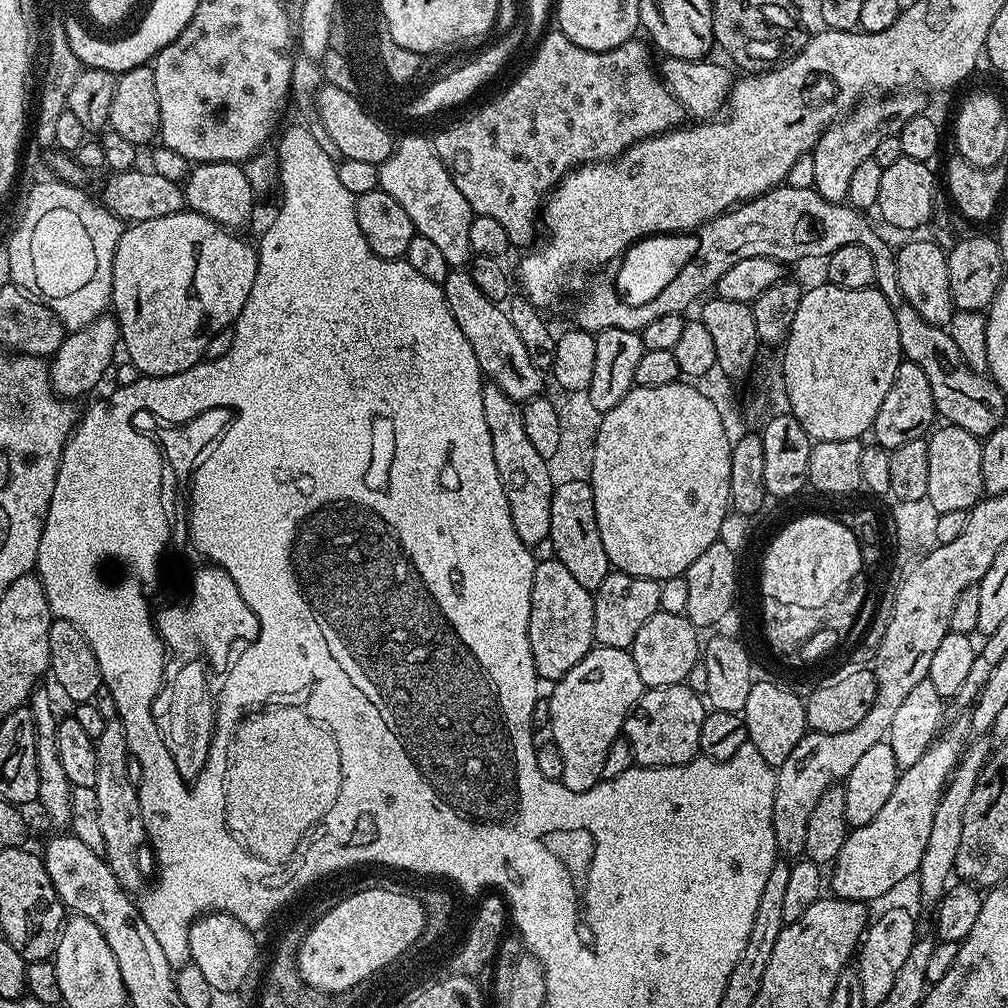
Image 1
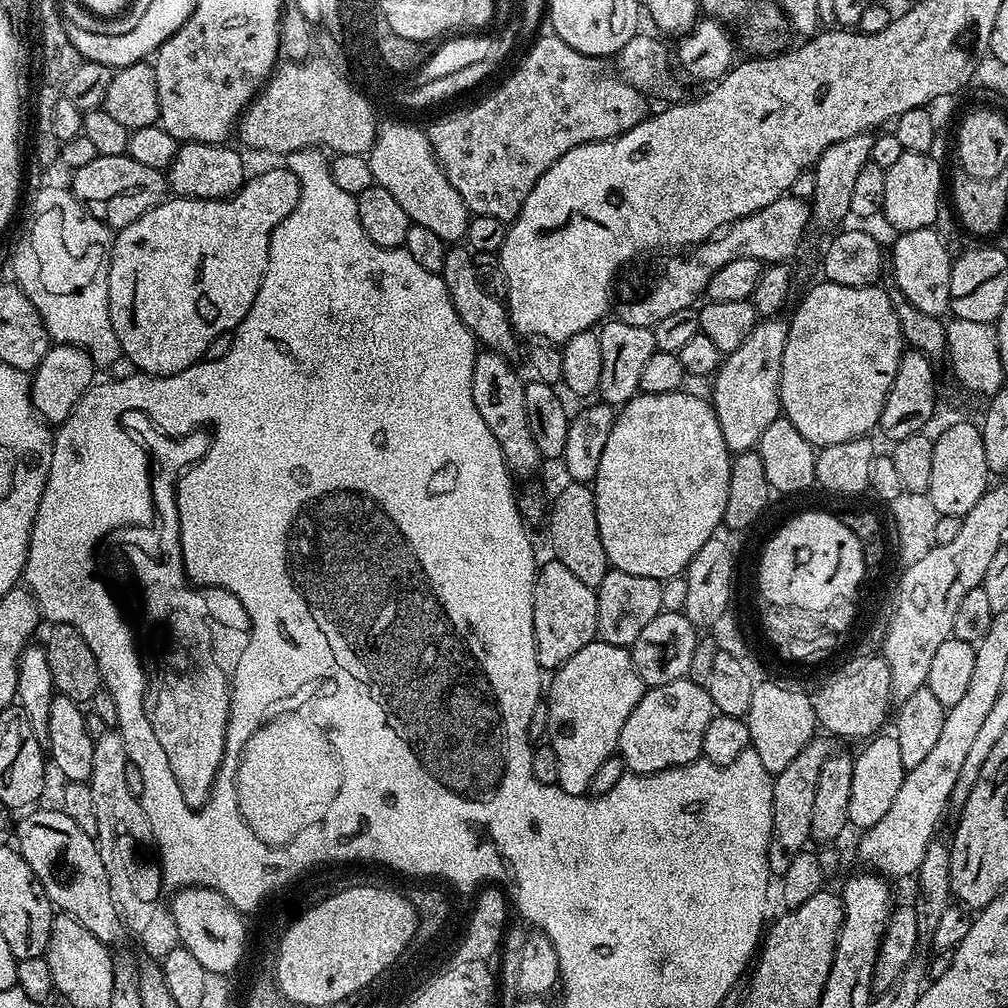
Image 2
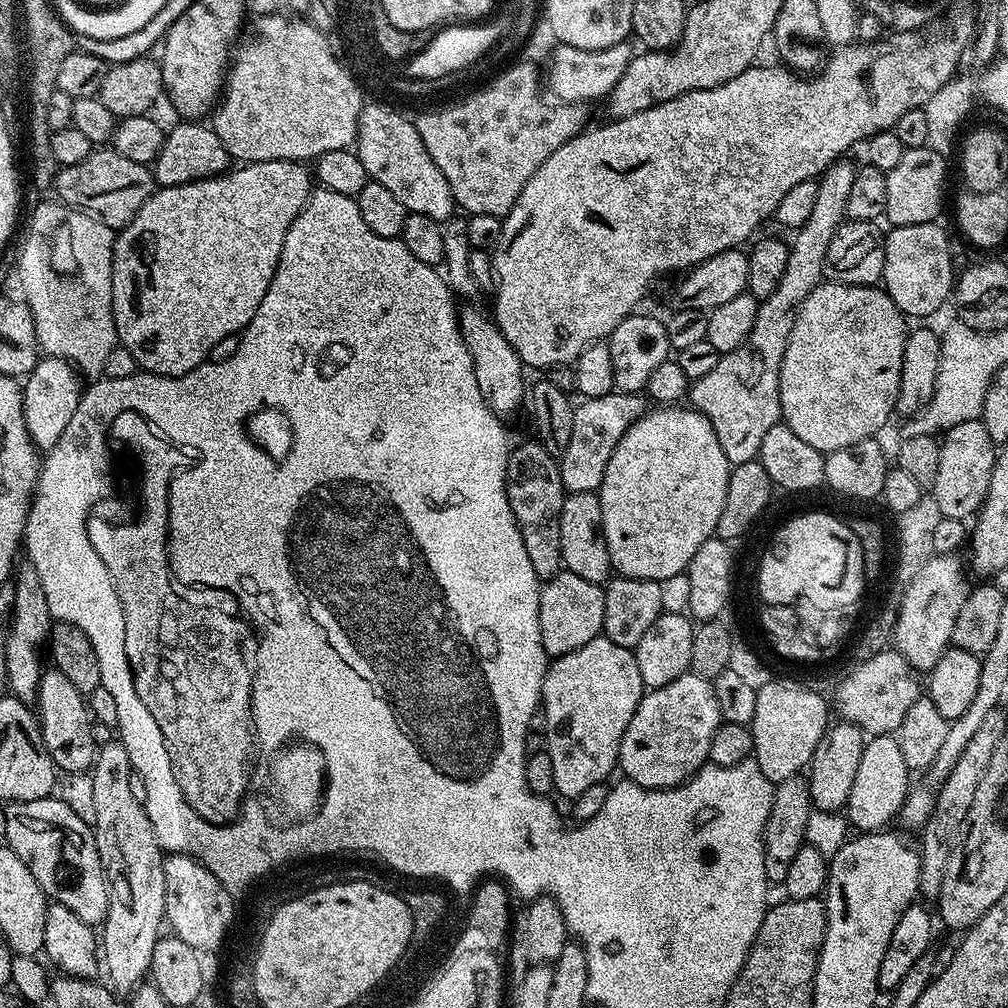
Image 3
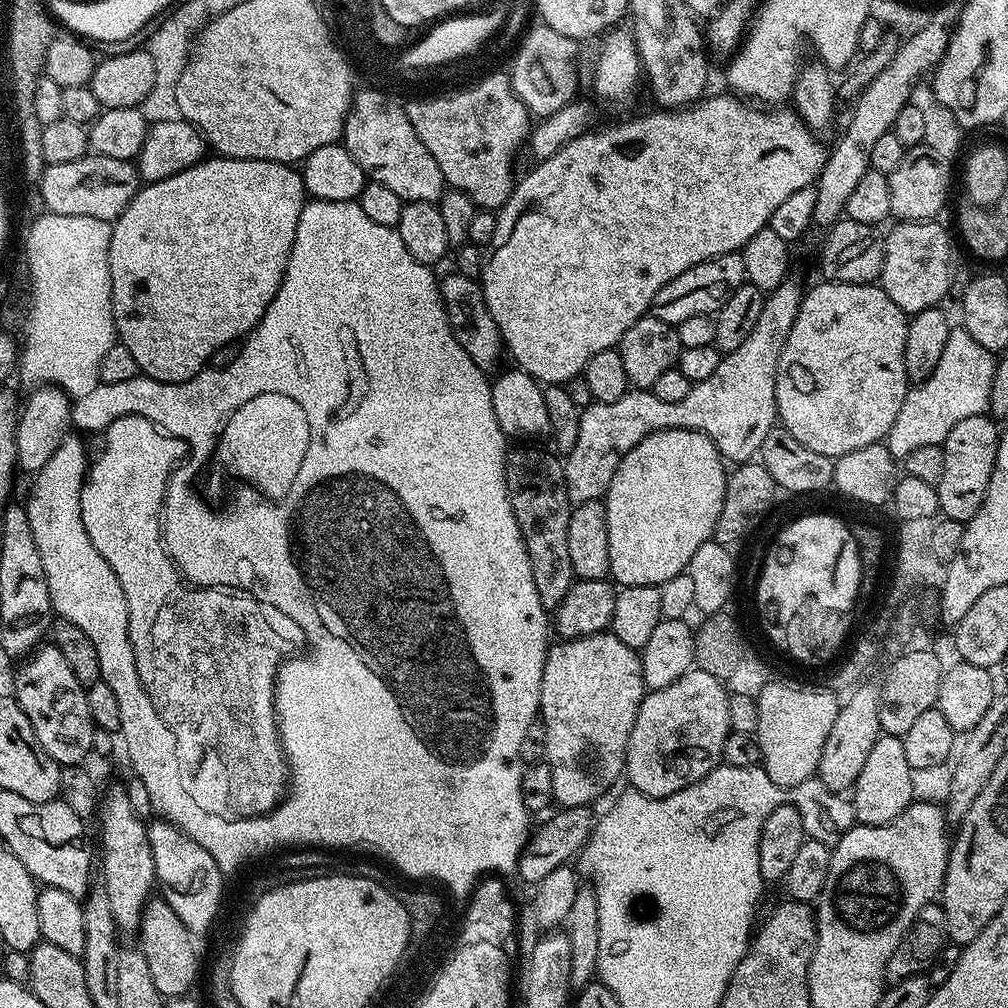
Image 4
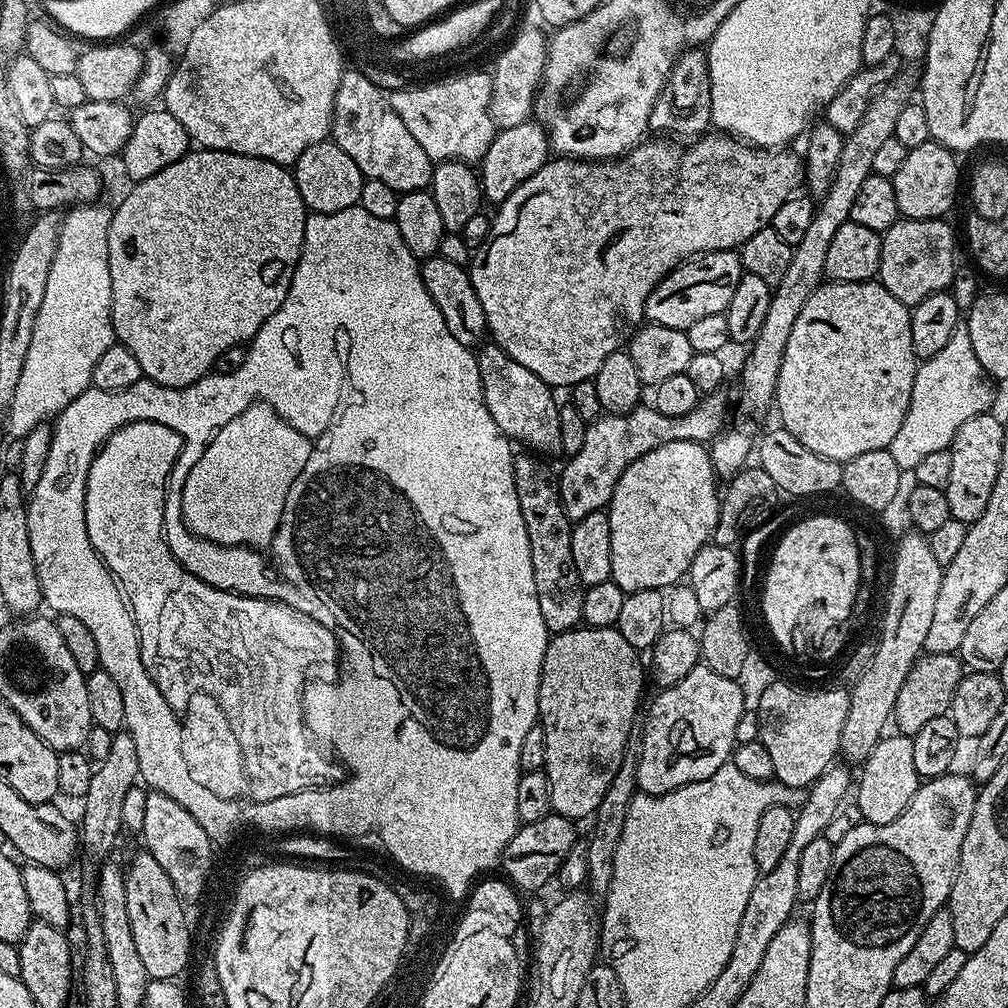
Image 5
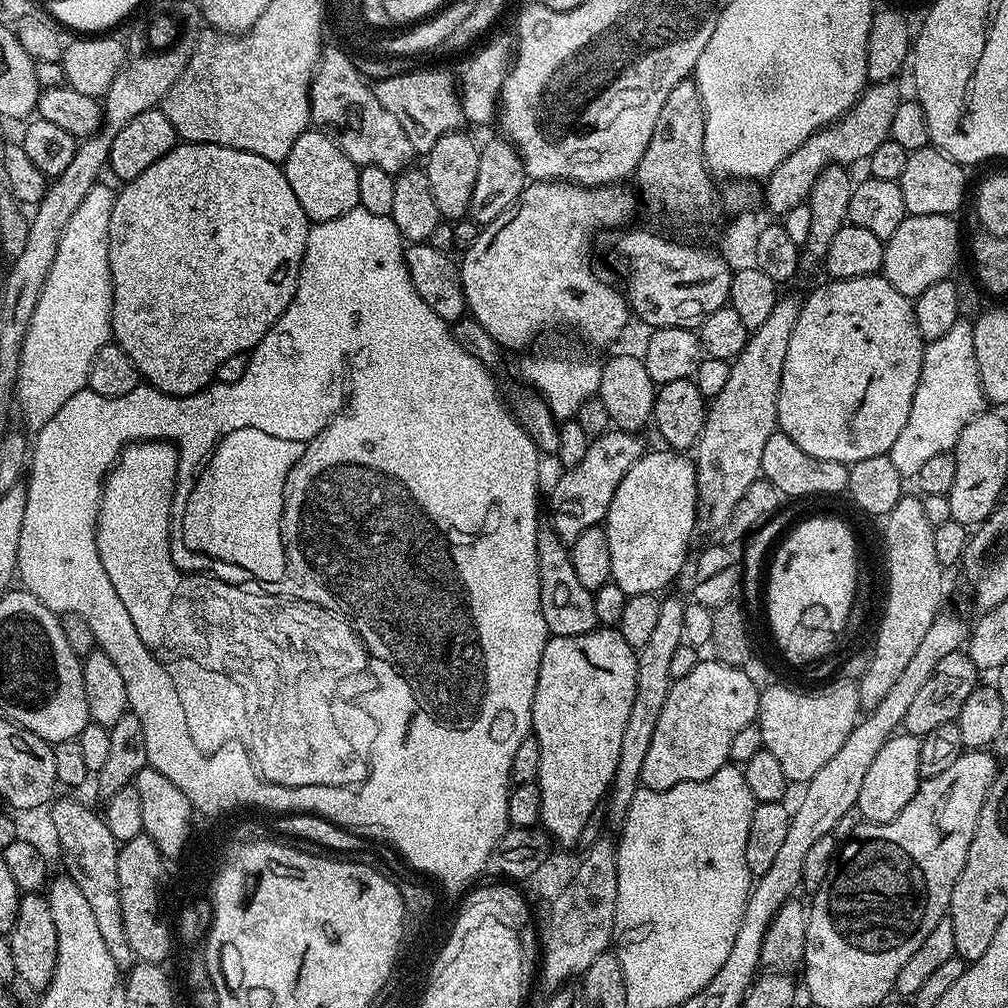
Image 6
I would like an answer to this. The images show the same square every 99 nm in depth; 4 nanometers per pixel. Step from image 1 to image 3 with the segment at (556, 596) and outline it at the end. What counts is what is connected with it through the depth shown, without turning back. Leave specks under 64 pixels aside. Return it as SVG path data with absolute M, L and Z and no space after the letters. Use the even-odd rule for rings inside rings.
M560 570L555 576L545 579L540 586L538 622L546 654L555 658L578 650L578 646L586 646L586 642L603 633L605 614L606 602L601 585L586 582L586 578L578 578L578 574L567 570Z

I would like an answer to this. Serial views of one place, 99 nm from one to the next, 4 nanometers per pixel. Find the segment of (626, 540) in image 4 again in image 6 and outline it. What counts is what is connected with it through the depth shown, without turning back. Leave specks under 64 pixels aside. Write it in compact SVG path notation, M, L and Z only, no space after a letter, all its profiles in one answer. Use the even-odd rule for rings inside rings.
M676 450L645 451L644 457L618 482L608 507L606 531L610 538L611 583L629 596L660 594L684 568L688 543L696 527L696 466Z

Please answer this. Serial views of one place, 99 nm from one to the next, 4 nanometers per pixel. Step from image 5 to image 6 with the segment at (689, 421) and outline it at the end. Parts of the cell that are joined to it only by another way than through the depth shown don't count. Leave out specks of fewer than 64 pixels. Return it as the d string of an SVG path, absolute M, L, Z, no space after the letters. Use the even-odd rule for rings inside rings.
M609 430L595 437L589 443L585 457L578 466L565 468L559 474L552 493L546 496L546 512L552 515L550 527L557 532L558 538L570 546L582 534L582 530L603 525L608 519L608 507L614 498L614 490L618 490L618 482L644 457L646 445L635 432Z

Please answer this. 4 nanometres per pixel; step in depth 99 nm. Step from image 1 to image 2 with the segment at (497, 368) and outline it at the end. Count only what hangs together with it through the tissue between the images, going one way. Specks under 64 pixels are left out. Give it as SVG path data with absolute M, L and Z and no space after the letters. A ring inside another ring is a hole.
M452 246L448 248L446 262L444 263L444 285L450 294L450 302L466 326L466 330L472 332L477 341L485 349L501 354L512 354L516 348L517 333L514 331L512 321L508 319L508 309L497 297L486 294L482 286L478 286L478 274L474 274L473 253L464 246Z

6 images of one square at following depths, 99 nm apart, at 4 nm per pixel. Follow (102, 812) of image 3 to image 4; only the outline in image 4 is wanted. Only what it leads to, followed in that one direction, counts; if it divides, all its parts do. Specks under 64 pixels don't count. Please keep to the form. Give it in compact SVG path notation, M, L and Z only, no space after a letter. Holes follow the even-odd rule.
M123 783L110 785L108 792L106 788L98 816L101 817L98 862L104 866L102 886L106 890L106 898L110 898L110 914L114 914L114 922L121 933L135 933L144 917L144 905L153 895L156 884L148 824L134 814L134 806L130 806L130 794Z

